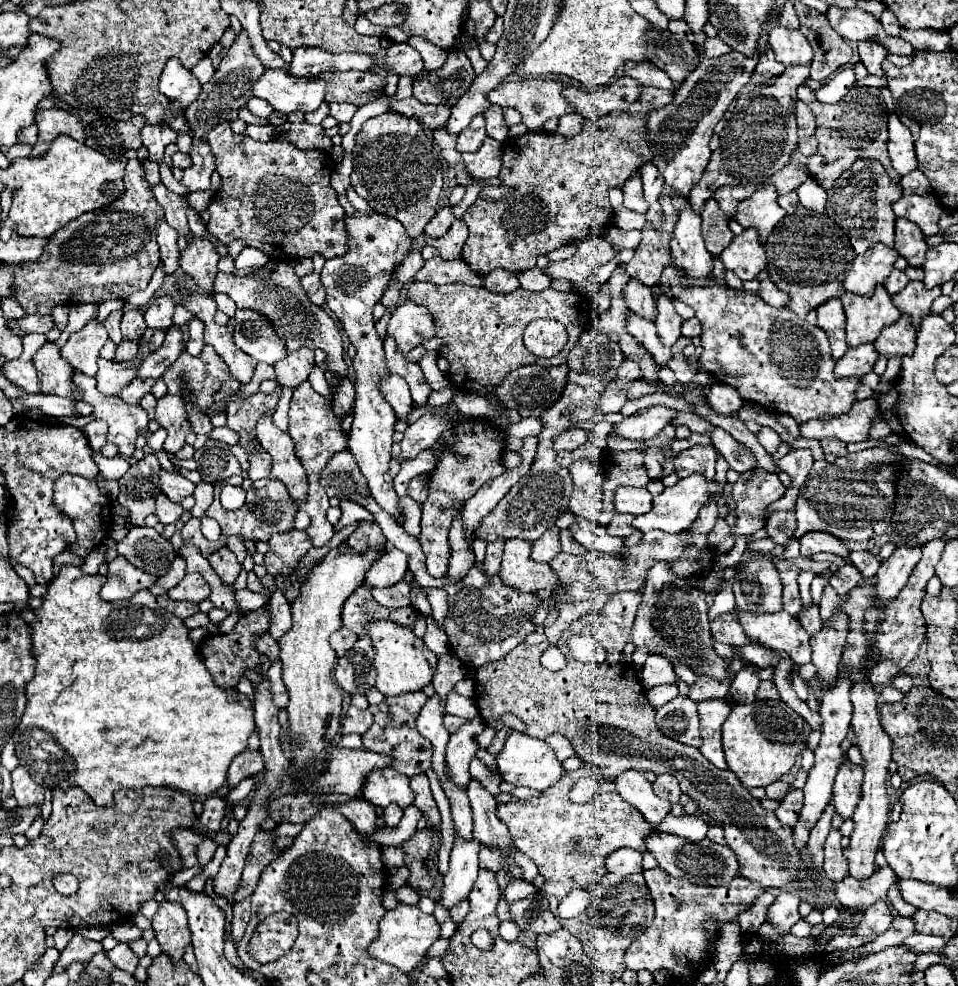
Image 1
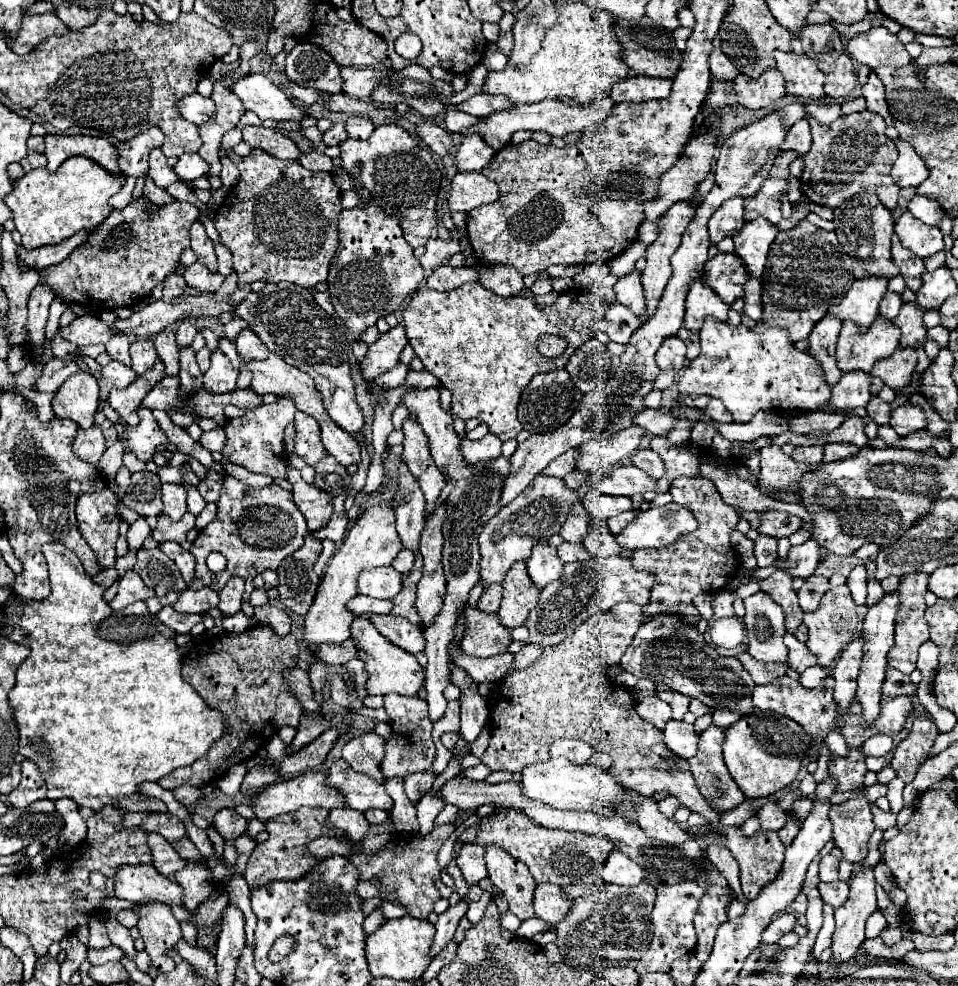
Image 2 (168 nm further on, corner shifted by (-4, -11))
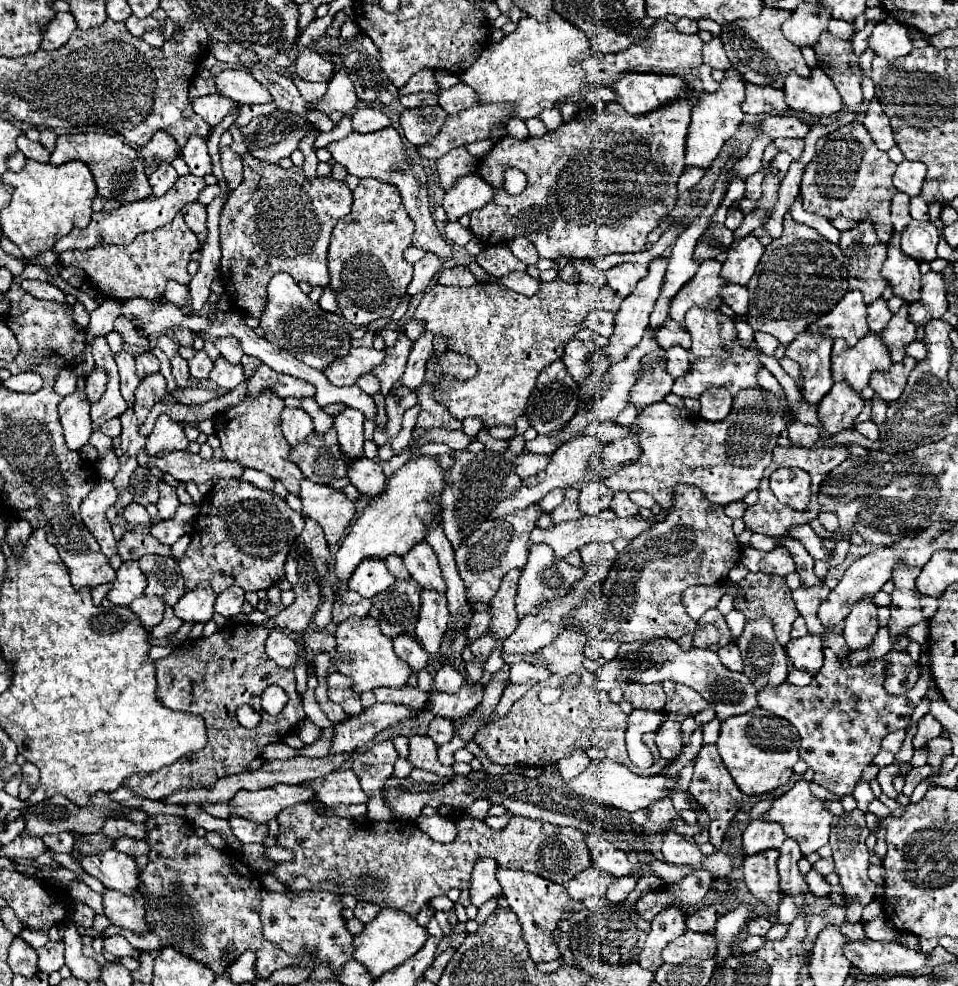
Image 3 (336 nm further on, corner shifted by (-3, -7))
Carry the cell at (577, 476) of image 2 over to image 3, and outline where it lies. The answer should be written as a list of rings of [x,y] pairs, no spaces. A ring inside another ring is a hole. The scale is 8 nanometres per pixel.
[[[553,489],[551,493],[547,493],[547,495],[539,501],[539,507],[541,507],[543,511],[551,513],[551,511],[563,501],[563,491],[565,491],[565,489]]]

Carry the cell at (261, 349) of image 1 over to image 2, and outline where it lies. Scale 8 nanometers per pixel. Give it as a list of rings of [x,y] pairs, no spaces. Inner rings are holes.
[[[250,329],[240,331],[240,335],[236,337],[236,347],[242,359],[266,359],[270,355],[262,339],[258,339],[258,335]]]

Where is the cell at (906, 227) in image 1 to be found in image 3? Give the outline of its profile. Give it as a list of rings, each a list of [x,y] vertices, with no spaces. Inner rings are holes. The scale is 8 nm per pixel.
[[[893,233],[889,241],[889,255],[887,255],[887,261],[883,263],[881,277],[891,285],[893,295],[905,299],[907,303],[913,303],[919,299],[919,291],[921,291],[919,263],[901,253],[899,233]]]

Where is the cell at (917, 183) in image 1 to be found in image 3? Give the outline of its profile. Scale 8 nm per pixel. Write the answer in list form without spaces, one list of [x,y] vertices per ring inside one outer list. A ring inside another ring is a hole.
[[[897,193],[891,204],[891,222],[894,231],[902,232],[910,221],[909,197],[905,193]]]

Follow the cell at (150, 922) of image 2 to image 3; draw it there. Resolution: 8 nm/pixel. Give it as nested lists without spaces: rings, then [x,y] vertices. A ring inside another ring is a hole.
[[[105,889],[103,893],[103,911],[107,919],[117,925],[131,929],[135,933],[147,933],[145,927],[145,907],[141,903],[141,895],[123,895],[111,889]]]

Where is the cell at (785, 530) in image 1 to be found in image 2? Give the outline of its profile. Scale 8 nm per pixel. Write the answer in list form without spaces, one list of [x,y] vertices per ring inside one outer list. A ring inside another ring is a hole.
[[[760,535],[754,543],[754,555],[758,559],[758,567],[768,567],[778,559],[778,539],[768,537],[768,535]]]

